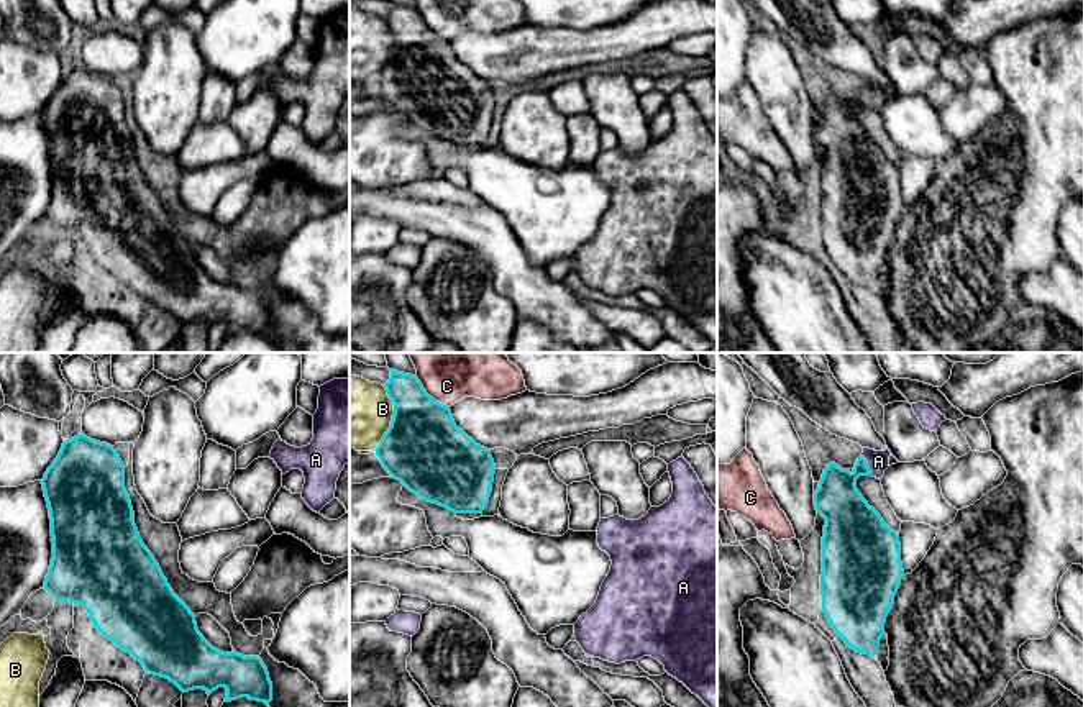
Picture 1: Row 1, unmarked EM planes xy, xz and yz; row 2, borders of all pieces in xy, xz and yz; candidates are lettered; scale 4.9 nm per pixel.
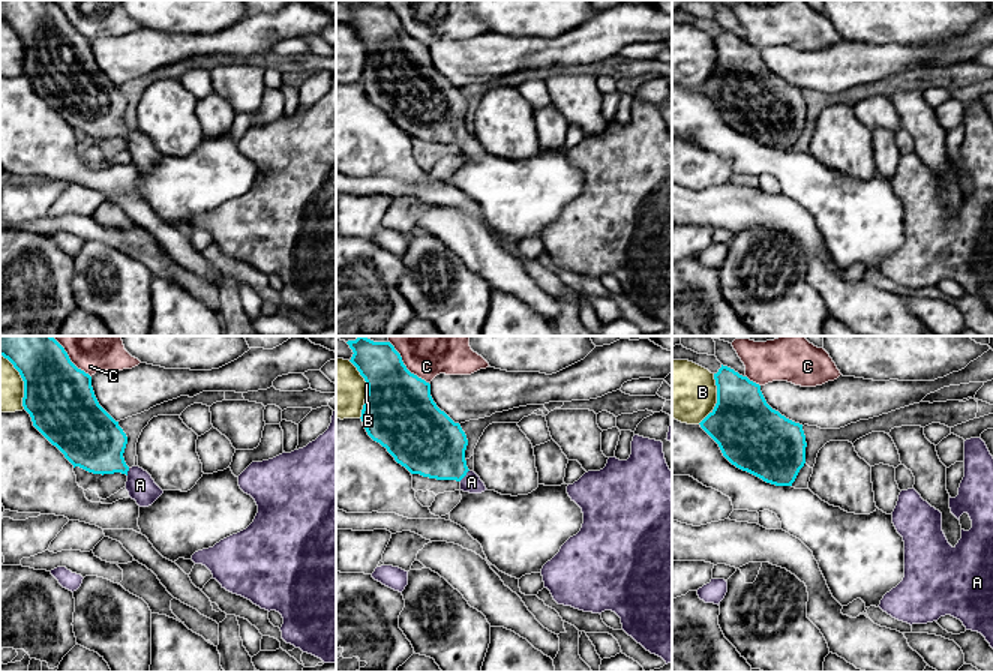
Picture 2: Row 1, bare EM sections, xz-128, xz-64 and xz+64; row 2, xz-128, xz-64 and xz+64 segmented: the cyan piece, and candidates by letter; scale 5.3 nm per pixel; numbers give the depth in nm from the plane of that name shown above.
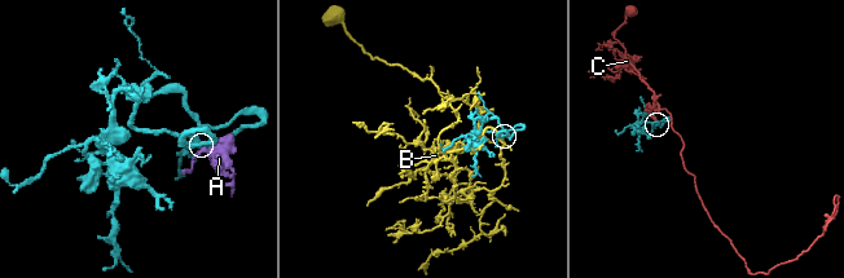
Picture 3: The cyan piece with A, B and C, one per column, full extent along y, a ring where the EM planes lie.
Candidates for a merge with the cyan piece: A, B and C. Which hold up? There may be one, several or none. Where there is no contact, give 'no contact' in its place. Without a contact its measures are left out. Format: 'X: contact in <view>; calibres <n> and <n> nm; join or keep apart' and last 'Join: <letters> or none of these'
A: contact in yz; calibres 220 and 110 nm; join
B: contact in xz; calibres 400 and 340 nm; keep apart
C: contact in xz; calibres 380 and 180 nm; keep apart
Join: A

